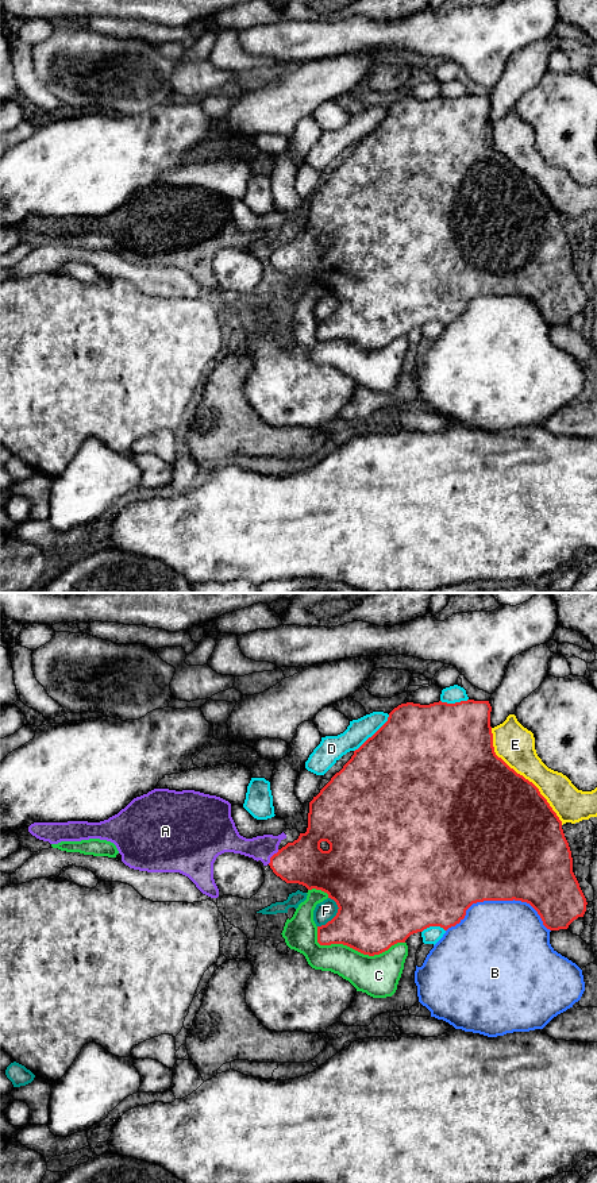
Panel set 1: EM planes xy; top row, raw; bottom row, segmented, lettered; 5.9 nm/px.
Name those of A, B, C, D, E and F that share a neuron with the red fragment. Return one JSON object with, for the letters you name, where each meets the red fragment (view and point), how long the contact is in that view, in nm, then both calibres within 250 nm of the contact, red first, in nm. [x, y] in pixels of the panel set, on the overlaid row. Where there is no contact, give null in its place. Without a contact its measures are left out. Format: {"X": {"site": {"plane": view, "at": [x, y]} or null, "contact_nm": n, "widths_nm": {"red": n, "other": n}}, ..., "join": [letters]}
{"join": []}

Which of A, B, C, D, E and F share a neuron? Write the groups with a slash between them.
A / B / C / D / E / F

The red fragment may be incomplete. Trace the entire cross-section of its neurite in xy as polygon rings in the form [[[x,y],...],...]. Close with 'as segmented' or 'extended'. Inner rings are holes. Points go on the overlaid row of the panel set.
[[[474,700],[455,704],[442,701],[430,705],[401,704],[389,713],[388,721],[354,751],[343,768],[309,802],[307,832],[278,849],[270,858],[269,866],[286,883],[298,883],[308,890],[321,890],[336,902],[339,908],[336,916],[326,925],[317,926],[320,945],[343,944],[363,955],[380,955],[430,926],[440,926],[444,930],[455,926],[465,918],[466,910],[473,903],[484,901],[527,902],[538,912],[543,925],[550,930],[567,929],[574,920],[583,917],[588,902],[573,872],[571,851],[562,829],[562,821],[539,789],[496,755],[490,712],[489,701]]] | as segmented

